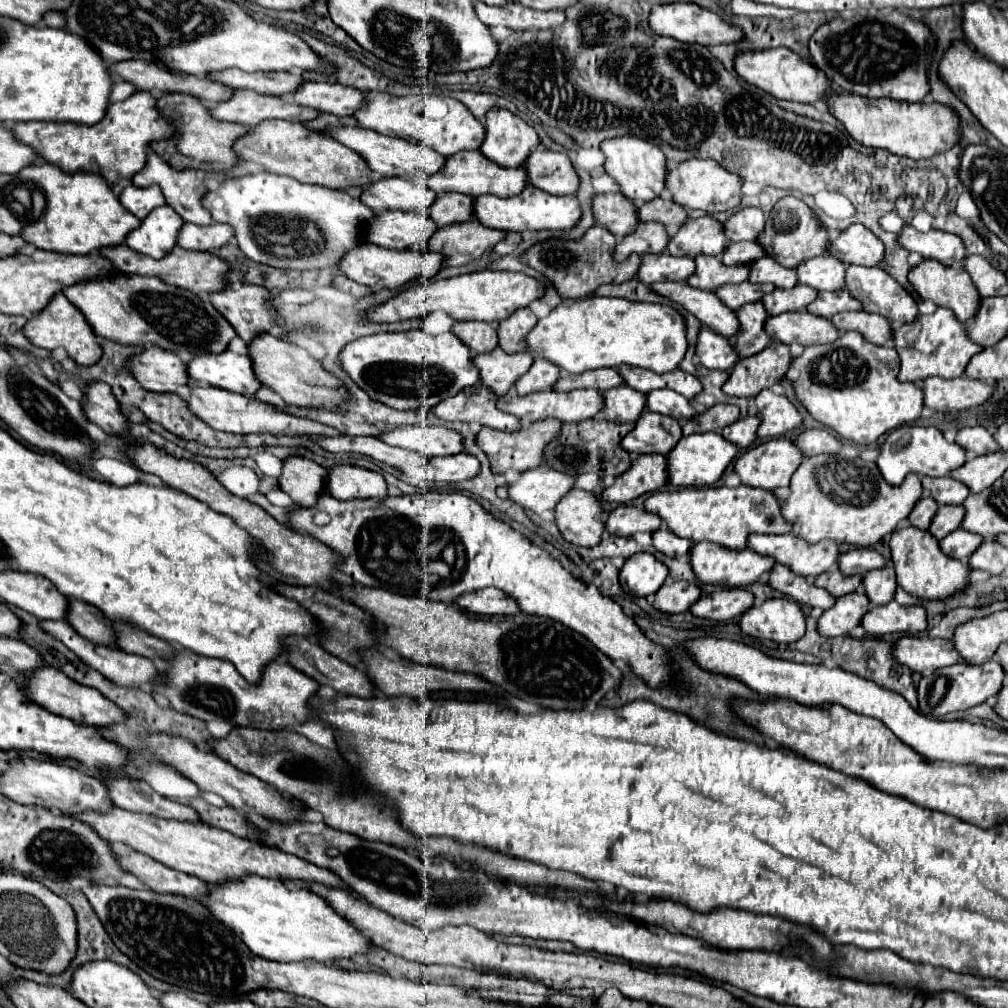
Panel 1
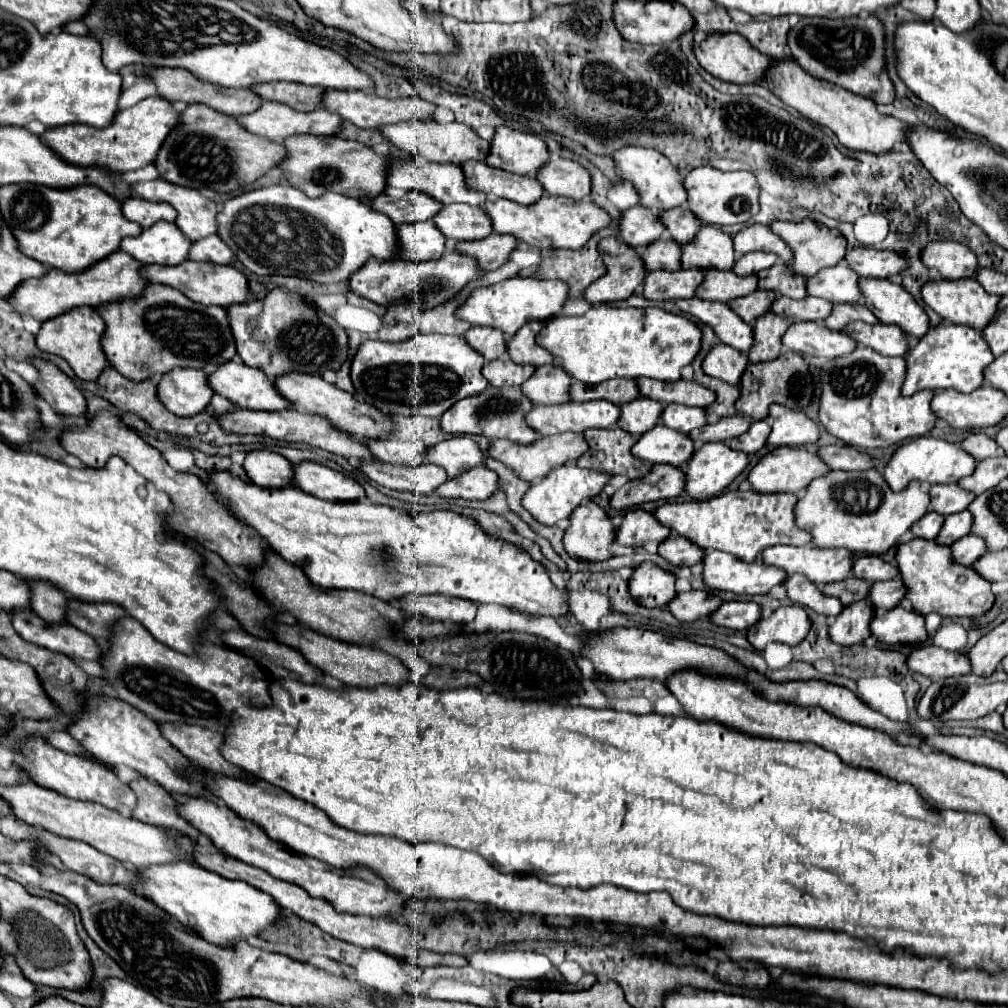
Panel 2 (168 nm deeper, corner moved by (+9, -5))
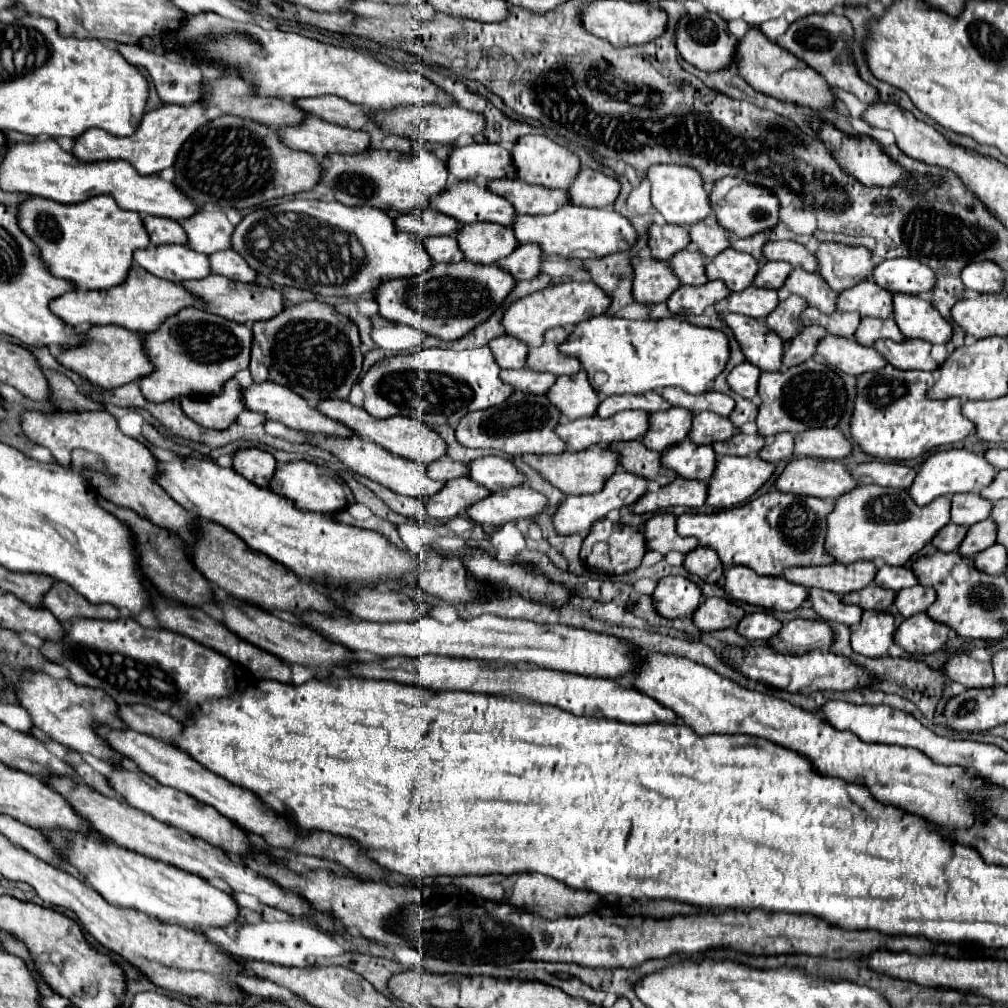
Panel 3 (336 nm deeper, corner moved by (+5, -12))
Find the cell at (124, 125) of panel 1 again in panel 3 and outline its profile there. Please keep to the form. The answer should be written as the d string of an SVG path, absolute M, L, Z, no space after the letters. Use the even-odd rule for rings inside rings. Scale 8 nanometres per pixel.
M202 103L192 105L162 105L154 111L148 111L142 117L142 123L138 125L136 133L130 137L114 137L110 133L104 133L100 129L88 129L88 133L82 133L80 139L74 141L72 155L80 161L108 161L108 159L124 159L132 163L134 169L138 169L140 175L156 175L162 169L168 169L174 165L174 159L182 147L182 143L200 127L208 123L204 115Z

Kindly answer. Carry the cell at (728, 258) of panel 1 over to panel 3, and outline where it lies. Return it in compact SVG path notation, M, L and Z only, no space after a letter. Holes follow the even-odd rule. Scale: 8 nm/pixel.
M766 261L760 265L760 273L756 273L756 287L768 287L768 289L780 289L788 273L792 271L792 265L784 261Z

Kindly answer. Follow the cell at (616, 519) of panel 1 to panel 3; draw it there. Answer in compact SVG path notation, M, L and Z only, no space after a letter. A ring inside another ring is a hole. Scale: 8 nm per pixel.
M656 513L654 517L650 517L644 525L644 537L646 549L658 551L662 555L666 555L668 551L688 553L698 545L694 537L680 537L676 533L676 517L672 513Z

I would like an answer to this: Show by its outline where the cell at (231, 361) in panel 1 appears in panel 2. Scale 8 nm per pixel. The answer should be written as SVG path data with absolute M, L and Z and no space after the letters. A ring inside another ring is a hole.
M226 362L208 376L208 382L216 394L222 394L248 410L274 412L294 408L262 370L246 364Z

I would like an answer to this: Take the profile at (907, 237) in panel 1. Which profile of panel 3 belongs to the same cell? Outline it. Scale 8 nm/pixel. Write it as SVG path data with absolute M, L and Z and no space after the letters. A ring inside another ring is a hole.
M980 261L980 263L966 265L960 271L960 279L968 289L976 293L1000 293L1002 291L1000 281L1004 279L1004 273L996 263Z

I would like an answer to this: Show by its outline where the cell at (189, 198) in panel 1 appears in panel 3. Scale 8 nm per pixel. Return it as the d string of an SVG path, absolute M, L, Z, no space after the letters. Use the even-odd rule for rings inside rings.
M200 207L200 213L194 213L192 217L188 217L188 221L182 221L180 225L188 233L188 247L194 251L210 255L230 247L234 225L220 209Z

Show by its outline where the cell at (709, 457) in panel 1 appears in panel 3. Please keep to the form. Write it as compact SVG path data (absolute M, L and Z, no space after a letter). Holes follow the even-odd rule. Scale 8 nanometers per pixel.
M718 457L716 469L712 473L712 479L708 481L708 497L706 505L714 509L728 509L736 507L744 501L748 501L772 475L774 465L768 461L762 461L758 457Z

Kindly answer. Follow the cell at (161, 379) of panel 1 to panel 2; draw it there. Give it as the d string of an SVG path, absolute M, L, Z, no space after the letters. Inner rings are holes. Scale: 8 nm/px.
M172 370L162 376L158 394L170 412L190 418L210 404L214 390L208 386L204 370Z

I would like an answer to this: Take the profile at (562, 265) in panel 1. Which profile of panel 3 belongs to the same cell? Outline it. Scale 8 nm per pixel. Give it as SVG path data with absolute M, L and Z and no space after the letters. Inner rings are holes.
M643 248L636 257L630 259L634 269L632 297L636 303L662 303L680 285L678 277L670 273L670 267L665 261L651 256L648 248Z

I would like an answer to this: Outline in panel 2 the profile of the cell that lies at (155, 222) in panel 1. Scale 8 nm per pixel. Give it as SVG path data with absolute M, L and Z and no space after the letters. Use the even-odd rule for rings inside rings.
M156 222L136 238L124 238L120 250L144 264L178 266L188 260L192 242L178 230L176 224Z

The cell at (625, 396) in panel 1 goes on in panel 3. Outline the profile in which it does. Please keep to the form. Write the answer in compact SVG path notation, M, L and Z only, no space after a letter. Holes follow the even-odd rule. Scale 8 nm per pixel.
M666 409L664 413L652 413L652 429L644 433L642 443L648 445L652 451L664 451L674 443L680 443L686 439L686 433L690 429L692 413L688 409Z

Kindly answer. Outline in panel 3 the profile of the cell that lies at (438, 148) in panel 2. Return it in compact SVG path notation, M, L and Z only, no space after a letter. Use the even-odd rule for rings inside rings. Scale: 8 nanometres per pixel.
M472 143L466 147L454 147L450 151L446 165L452 179L492 181L514 175L510 153L500 145L490 143Z

